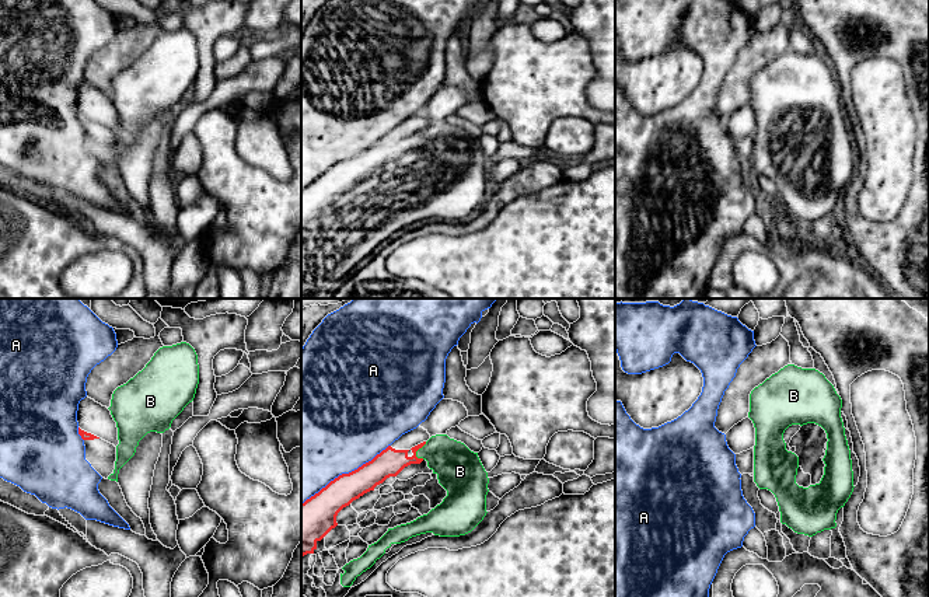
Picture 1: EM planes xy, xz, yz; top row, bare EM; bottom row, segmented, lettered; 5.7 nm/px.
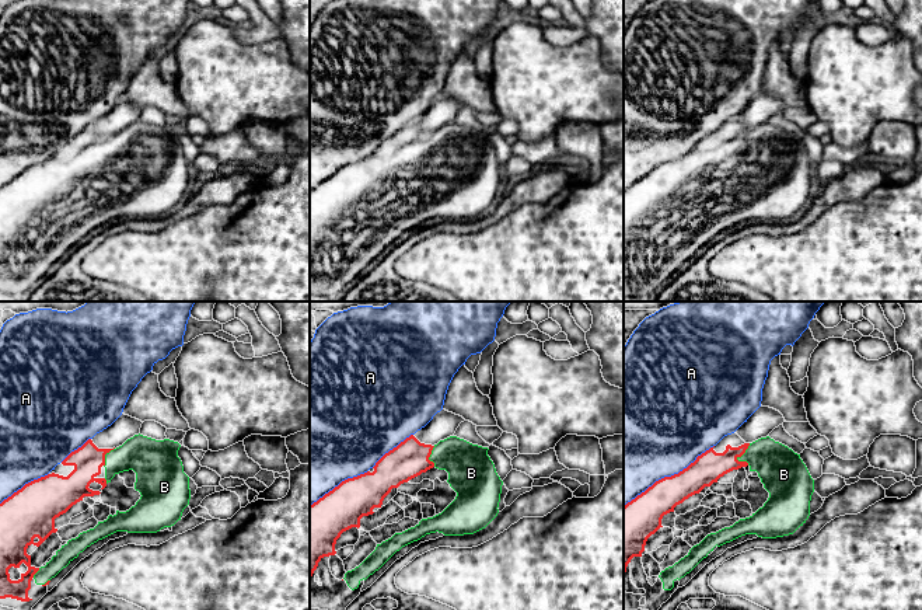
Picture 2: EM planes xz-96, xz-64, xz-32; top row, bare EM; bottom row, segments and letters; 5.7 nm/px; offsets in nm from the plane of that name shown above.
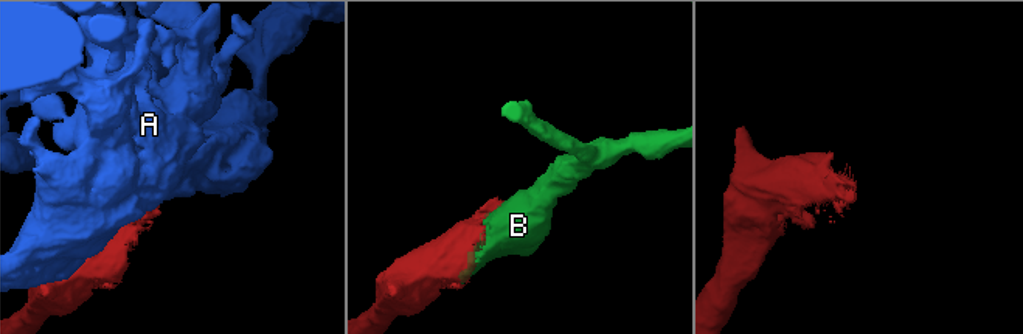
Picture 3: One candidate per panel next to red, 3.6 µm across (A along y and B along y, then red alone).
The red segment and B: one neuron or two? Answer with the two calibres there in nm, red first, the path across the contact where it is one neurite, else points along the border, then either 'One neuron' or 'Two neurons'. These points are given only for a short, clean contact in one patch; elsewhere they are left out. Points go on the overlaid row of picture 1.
Thickness 160 nm (red) against 240 nm. One neuron

